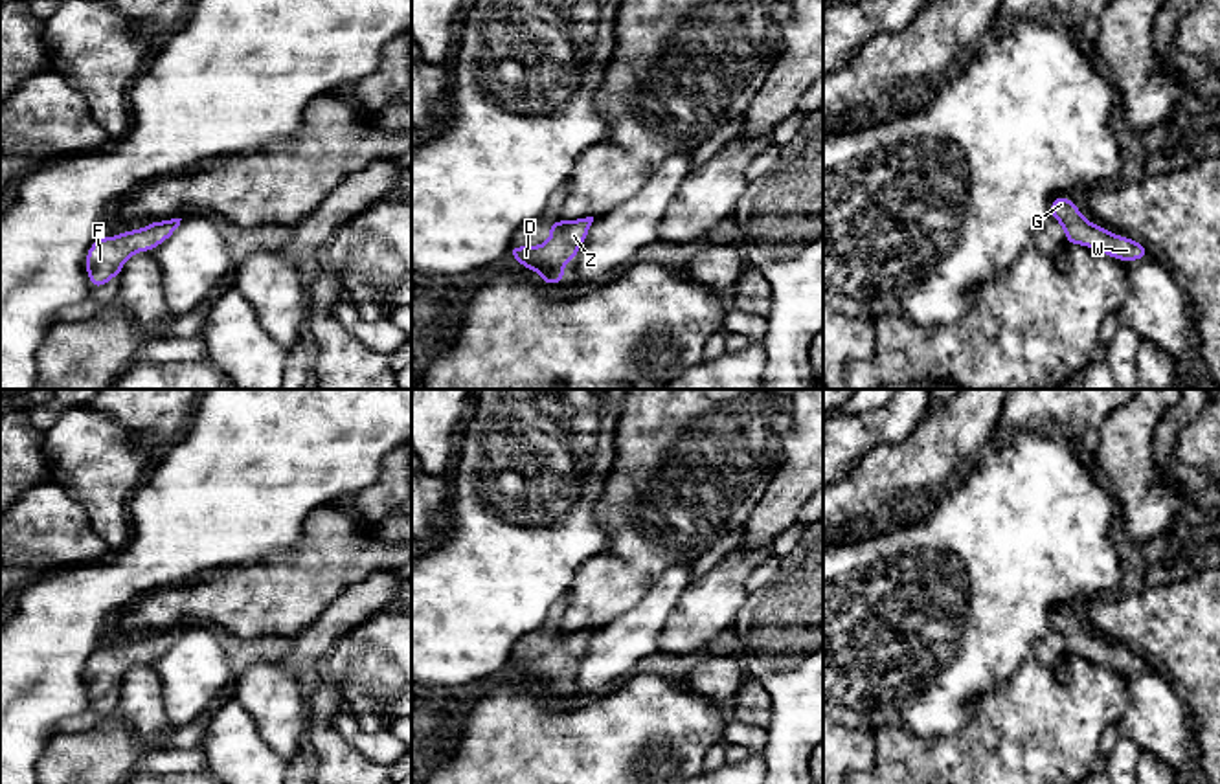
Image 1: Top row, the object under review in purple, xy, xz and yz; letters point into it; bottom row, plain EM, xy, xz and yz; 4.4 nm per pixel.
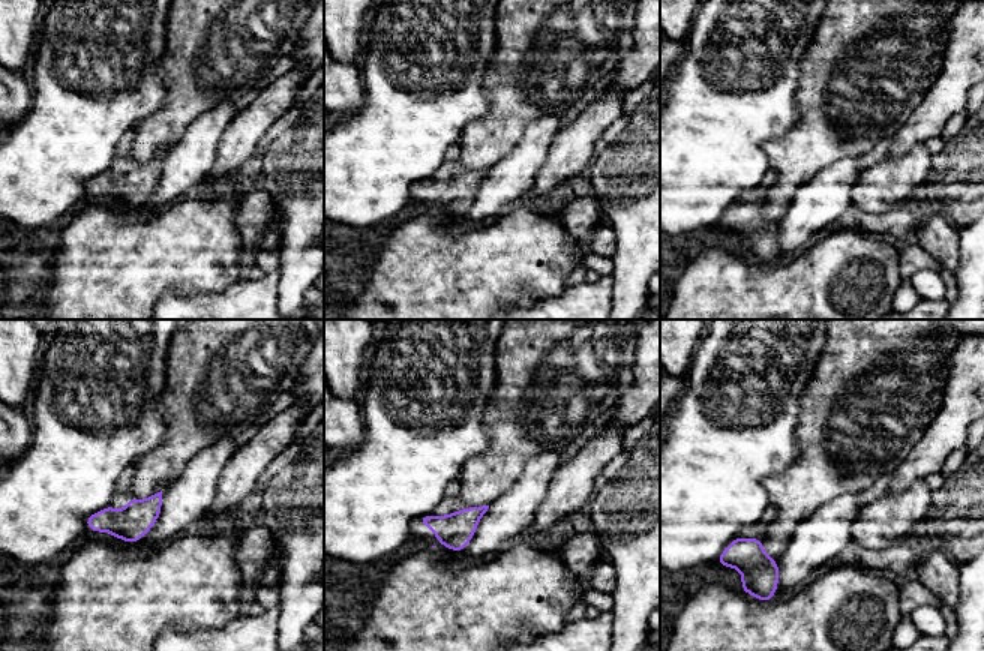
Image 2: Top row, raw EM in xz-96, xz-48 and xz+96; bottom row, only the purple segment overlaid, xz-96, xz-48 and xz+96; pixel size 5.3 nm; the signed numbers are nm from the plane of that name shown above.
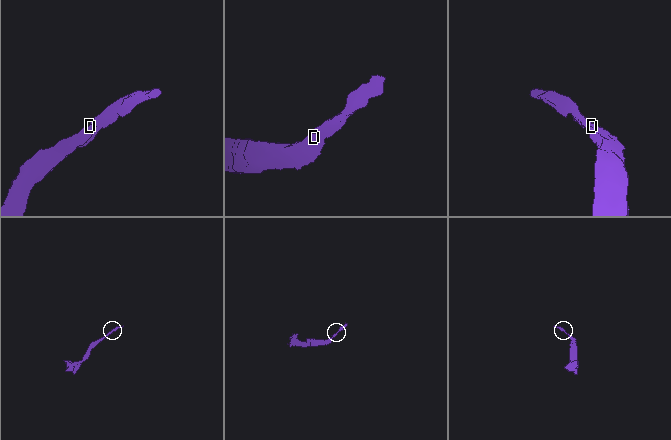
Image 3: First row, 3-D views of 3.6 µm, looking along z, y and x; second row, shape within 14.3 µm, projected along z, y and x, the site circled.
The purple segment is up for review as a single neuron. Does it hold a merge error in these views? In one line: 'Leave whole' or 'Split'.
Leave whole

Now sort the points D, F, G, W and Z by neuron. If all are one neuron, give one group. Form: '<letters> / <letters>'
D F G W Z

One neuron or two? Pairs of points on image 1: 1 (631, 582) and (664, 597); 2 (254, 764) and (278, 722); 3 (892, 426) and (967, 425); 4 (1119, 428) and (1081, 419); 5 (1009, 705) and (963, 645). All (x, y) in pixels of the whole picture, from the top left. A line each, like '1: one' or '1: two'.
1: two
2: two
3: two
4: two
5: two

